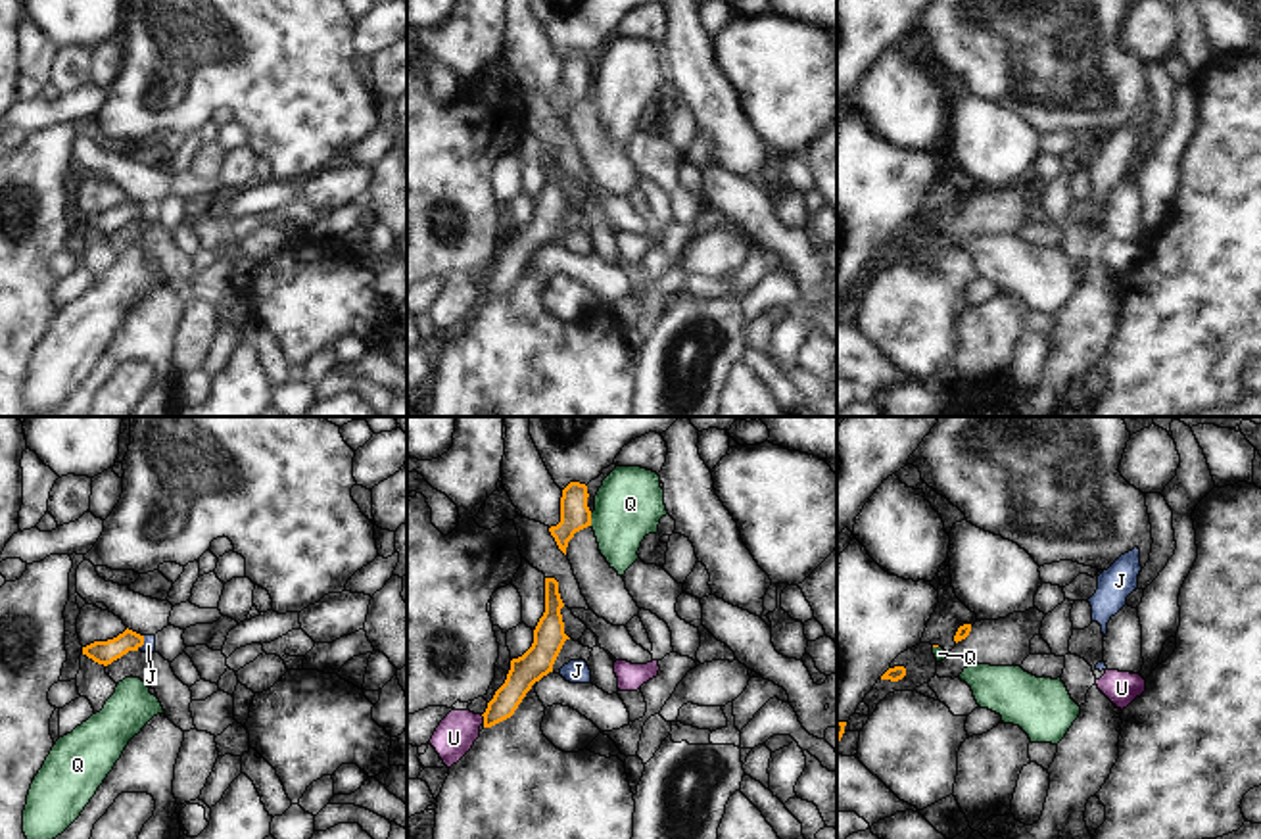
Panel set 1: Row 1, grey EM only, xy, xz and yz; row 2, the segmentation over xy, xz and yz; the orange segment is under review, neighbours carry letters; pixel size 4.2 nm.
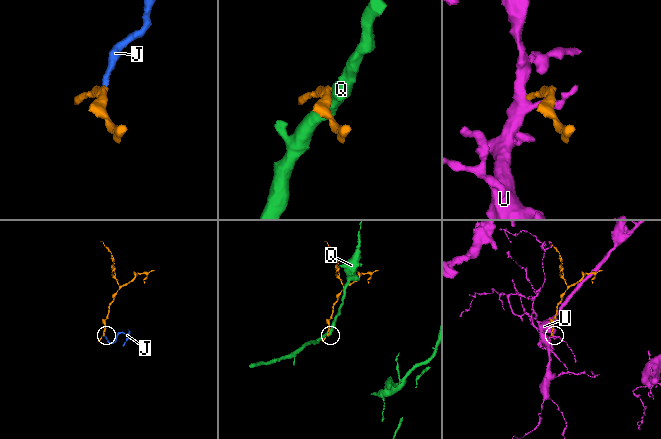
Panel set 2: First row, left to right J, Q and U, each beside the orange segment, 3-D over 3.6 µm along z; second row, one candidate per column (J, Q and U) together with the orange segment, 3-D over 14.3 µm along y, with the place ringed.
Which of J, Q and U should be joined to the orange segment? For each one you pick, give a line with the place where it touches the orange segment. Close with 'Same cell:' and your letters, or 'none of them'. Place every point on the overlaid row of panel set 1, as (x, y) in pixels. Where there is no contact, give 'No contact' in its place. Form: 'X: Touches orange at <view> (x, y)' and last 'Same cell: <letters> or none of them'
Same cell: none of them.

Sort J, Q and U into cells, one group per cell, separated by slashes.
J Q / U

